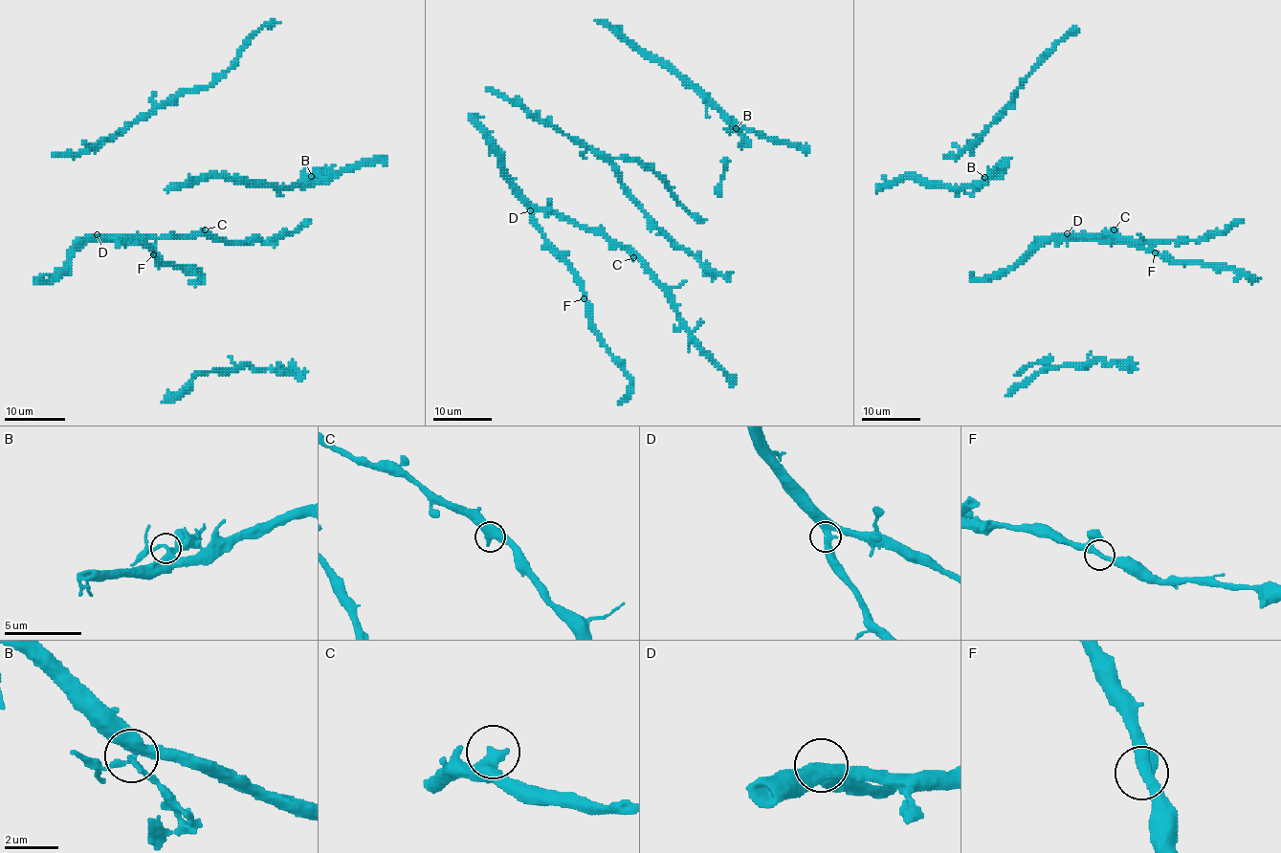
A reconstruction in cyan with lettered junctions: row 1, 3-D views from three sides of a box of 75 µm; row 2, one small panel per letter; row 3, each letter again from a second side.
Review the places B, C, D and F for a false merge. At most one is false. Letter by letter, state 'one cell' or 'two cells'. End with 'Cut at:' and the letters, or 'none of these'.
B: two cells
C: one cell
D: one cell
F: one cell
Cut at: B

